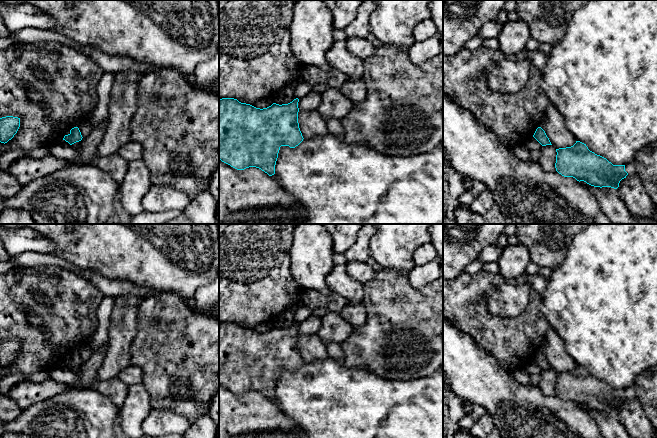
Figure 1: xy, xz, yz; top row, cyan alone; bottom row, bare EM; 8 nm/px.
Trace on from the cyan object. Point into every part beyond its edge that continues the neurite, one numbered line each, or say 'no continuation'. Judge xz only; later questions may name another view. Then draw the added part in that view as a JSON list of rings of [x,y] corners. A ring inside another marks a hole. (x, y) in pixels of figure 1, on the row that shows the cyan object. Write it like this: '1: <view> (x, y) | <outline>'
no continuation

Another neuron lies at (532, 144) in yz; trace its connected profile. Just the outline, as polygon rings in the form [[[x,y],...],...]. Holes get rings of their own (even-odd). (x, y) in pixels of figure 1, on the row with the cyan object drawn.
[[[534,137],[528,139],[524,144],[530,151],[539,150],[542,147],[542,145]]]

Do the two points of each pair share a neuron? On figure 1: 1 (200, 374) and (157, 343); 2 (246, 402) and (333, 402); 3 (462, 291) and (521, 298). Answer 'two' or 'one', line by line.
1: one
2: two
3: two

